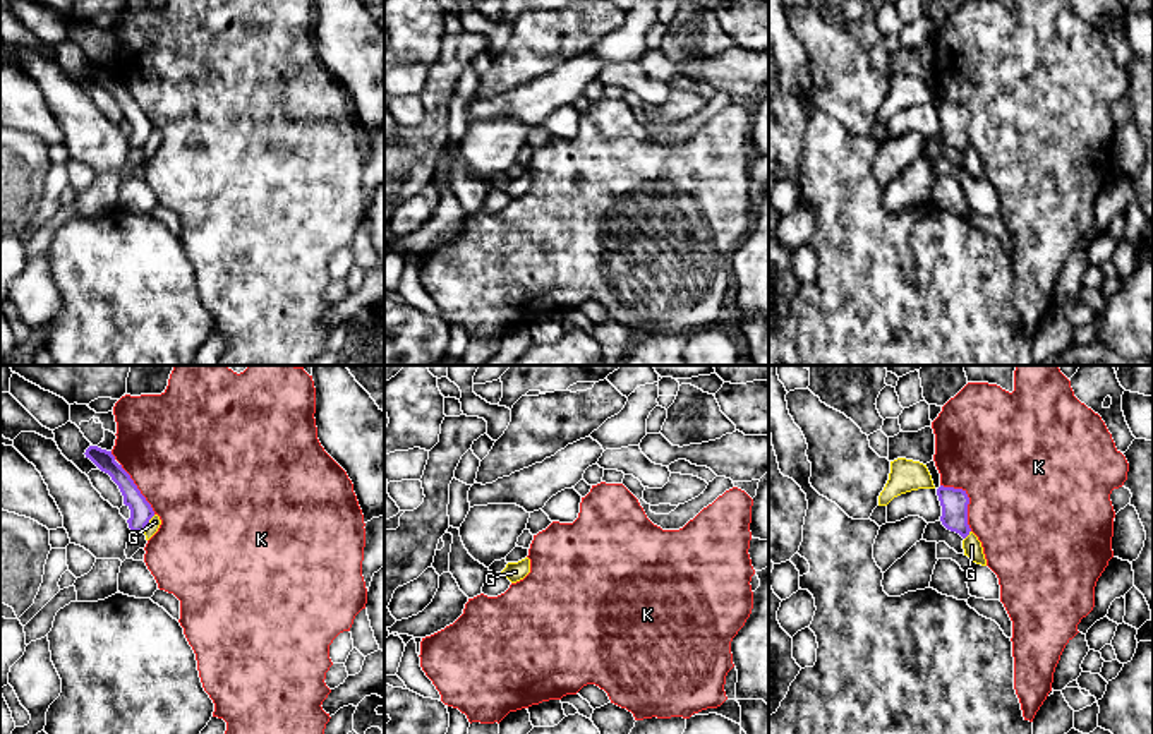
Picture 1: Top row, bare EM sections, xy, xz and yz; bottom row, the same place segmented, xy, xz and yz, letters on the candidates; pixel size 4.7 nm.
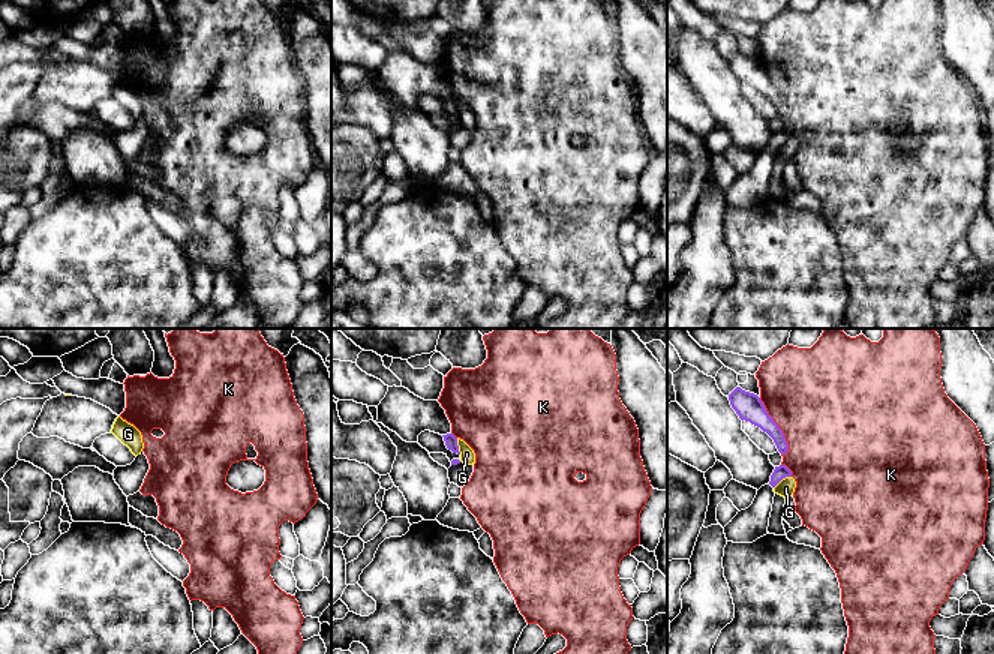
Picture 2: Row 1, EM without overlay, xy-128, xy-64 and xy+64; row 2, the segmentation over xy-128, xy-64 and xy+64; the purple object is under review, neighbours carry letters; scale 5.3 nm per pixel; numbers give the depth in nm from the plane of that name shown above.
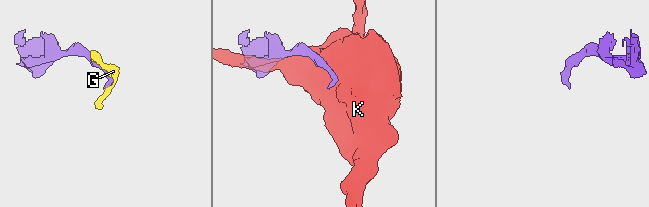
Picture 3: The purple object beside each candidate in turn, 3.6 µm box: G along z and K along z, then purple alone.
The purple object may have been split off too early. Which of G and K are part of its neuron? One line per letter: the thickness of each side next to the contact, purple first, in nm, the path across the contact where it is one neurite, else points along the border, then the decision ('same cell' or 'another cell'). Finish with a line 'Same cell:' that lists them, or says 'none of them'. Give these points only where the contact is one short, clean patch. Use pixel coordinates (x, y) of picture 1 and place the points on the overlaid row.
G: 110 nm thick on the purple side, 60 nm on the other; runs through xy (141, 511), (148, 522), (155, 522); same cell
K: 130 nm thick on the purple side, 500 nm on the other; another cell
Same cell: G

